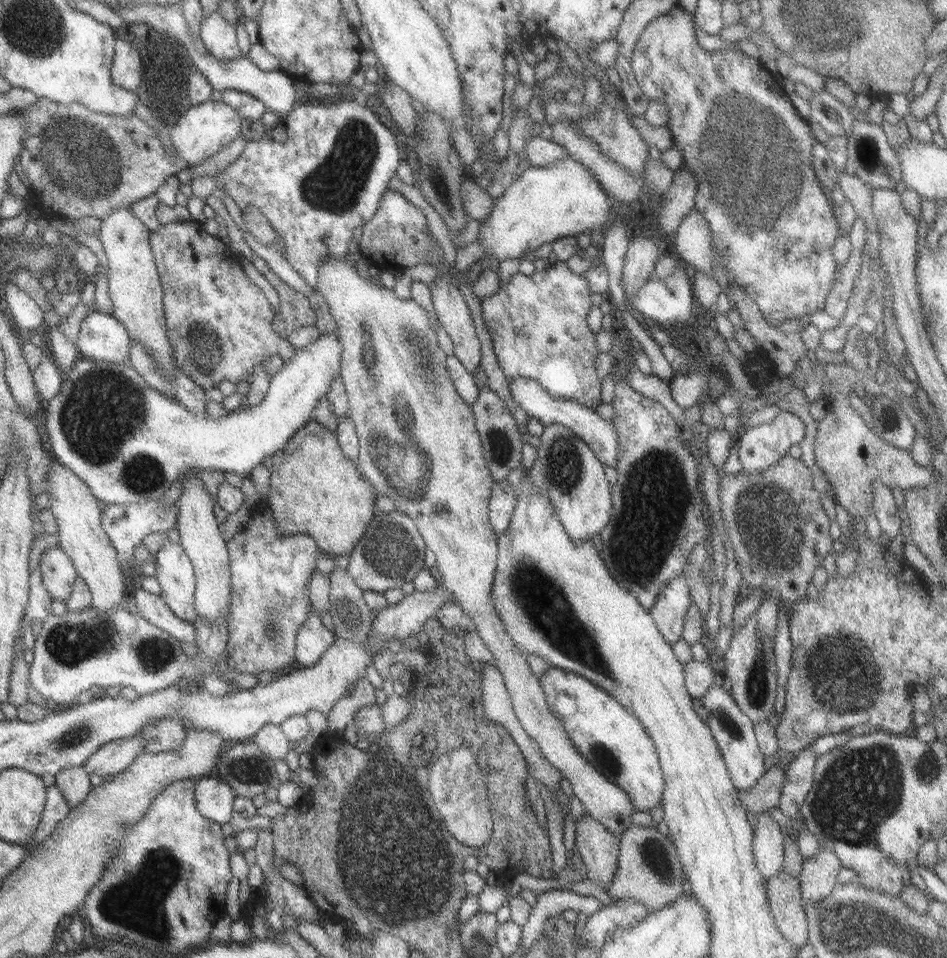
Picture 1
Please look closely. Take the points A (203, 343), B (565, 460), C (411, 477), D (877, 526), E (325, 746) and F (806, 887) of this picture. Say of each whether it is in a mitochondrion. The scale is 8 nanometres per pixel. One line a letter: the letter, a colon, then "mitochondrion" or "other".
A: mitochondrion
B: mitochondrion
C: mitochondrion
D: other
E: other
F: other

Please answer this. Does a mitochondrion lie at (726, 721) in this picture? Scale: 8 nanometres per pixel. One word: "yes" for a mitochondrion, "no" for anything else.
yes

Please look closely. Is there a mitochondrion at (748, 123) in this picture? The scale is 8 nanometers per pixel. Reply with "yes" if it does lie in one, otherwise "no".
yes

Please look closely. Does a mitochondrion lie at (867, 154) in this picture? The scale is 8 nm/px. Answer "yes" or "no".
no

